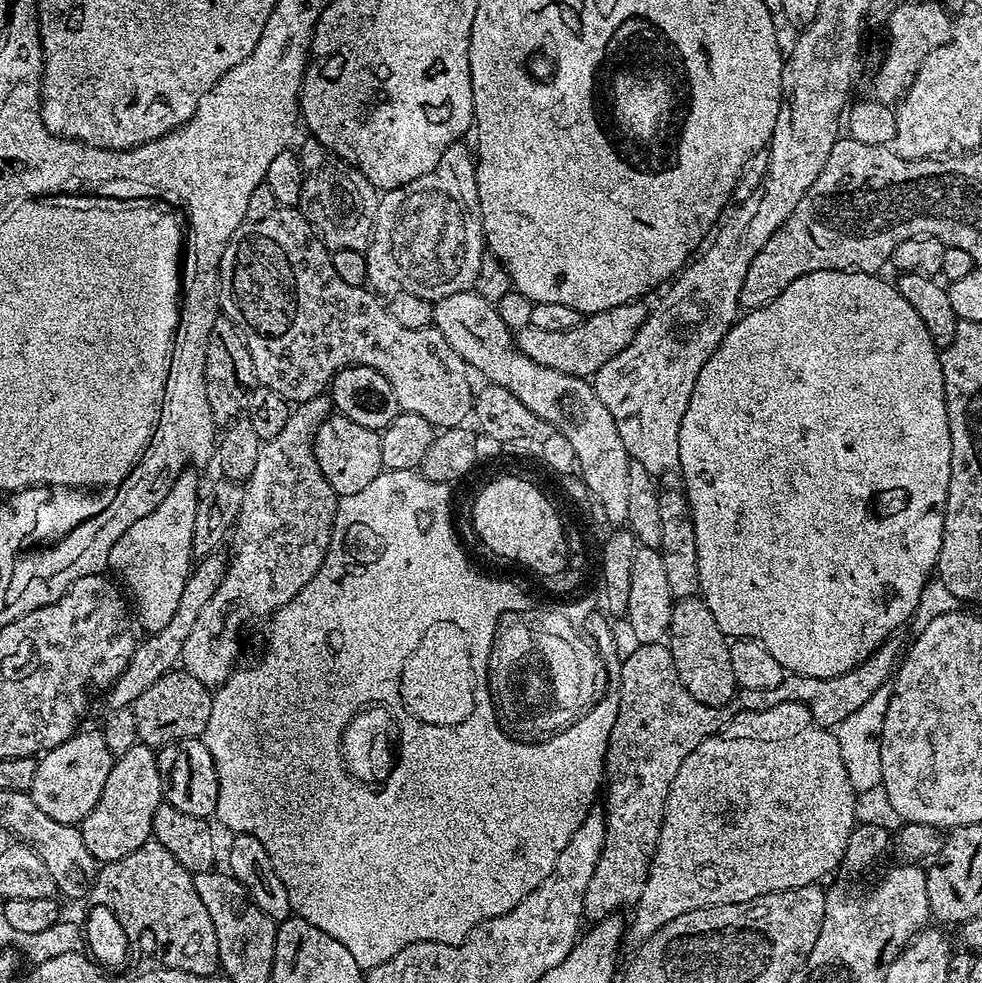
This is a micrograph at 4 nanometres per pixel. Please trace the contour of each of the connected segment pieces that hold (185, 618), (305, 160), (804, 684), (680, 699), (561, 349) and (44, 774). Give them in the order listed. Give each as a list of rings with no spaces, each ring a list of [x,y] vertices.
[[[217,550],[211,552],[206,558],[195,561],[192,571],[188,574],[186,586],[182,586],[182,598],[178,602],[178,610],[174,610],[174,618],[170,618],[170,623],[162,626],[162,630],[145,635],[137,643],[130,662],[126,662],[126,668],[108,689],[106,699],[108,699],[109,709],[131,706],[138,698],[138,694],[142,694],[142,690],[154,686],[158,678],[162,678],[167,672],[177,667],[182,646],[186,638],[190,638],[190,630],[194,630],[194,622],[198,622],[198,614],[202,614],[206,602],[210,602],[210,598],[214,596],[214,590],[218,590],[228,569],[229,557],[225,553],[223,556],[222,553],[223,551]]]
[[[311,138],[305,140],[305,144],[298,148],[302,166],[300,212],[325,248],[367,249],[376,217],[378,190],[358,169],[335,156],[326,146]]]
[[[893,634],[884,641],[882,646],[870,658],[866,658],[854,670],[846,670],[846,674],[834,678],[810,678],[795,674],[785,675],[774,690],[743,690],[738,700],[745,712],[761,712],[770,710],[782,702],[798,702],[812,711],[812,720],[818,726],[835,730],[845,718],[850,718],[854,710],[864,705],[880,688],[885,687],[893,679],[894,673],[902,659],[902,644],[900,648],[899,635]]]
[[[667,643],[636,644],[633,649],[633,652],[629,656],[627,653],[620,662],[618,718],[614,722],[614,730],[610,730],[608,749],[604,755],[606,777],[606,791],[602,796],[602,804],[604,800],[602,811],[606,822],[604,845],[594,866],[590,886],[586,886],[584,903],[585,917],[592,922],[624,910],[620,908],[627,909],[635,905],[648,877],[651,858],[656,853],[656,843],[662,830],[670,782],[674,782],[674,774],[678,774],[678,766],[682,766],[686,754],[695,750],[708,736],[715,736],[734,718],[731,707],[711,708],[702,705],[686,690],[685,686],[682,686]]]
[[[633,302],[614,306],[605,312],[585,315],[578,326],[574,326],[574,330],[538,330],[538,326],[527,324],[515,333],[516,346],[522,354],[526,354],[526,358],[550,370],[592,378],[598,370],[602,370],[602,366],[606,366],[606,362],[610,362],[610,358],[614,358],[614,354],[622,354],[622,350],[626,350],[626,346],[634,342],[649,314],[649,309],[642,305],[643,303]]]
[[[77,731],[62,746],[54,746],[54,750],[43,753],[37,759],[34,770],[34,786],[30,795],[54,822],[79,825],[81,820],[94,810],[98,798],[102,794],[102,786],[106,786],[106,777],[112,769],[114,757],[110,754],[110,746],[106,746],[103,731]]]

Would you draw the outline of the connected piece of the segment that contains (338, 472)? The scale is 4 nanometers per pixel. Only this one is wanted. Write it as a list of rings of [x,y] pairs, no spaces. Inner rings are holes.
[[[339,414],[328,415],[318,426],[314,438],[314,454],[326,482],[330,482],[337,497],[358,494],[358,490],[370,486],[370,482],[374,482],[374,478],[385,471],[380,432],[374,428],[358,426],[358,422]]]

